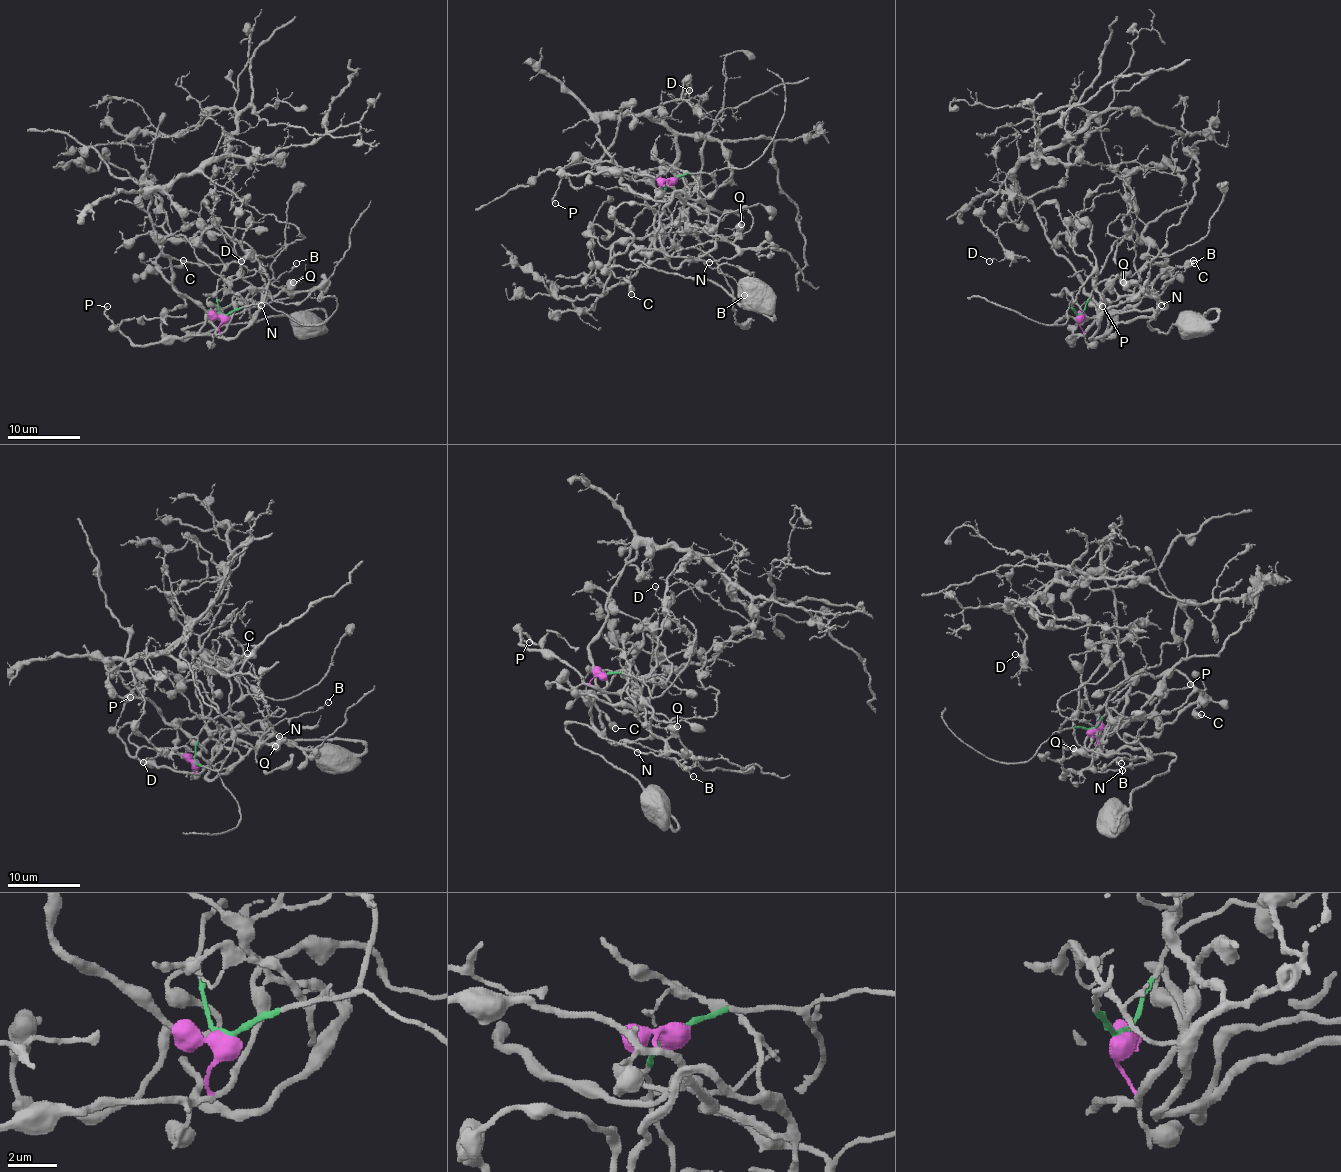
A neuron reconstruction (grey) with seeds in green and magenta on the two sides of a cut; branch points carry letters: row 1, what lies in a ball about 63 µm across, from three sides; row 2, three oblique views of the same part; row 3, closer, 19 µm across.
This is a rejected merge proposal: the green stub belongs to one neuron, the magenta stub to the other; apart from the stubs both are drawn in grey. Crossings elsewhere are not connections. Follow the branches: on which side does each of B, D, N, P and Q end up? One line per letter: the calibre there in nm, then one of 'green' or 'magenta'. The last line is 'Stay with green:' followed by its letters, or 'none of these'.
B: 80 nm thick; magenta
D: 90 nm thick; green
N: 190 nm thick; magenta
P: 170 nm thick; magenta
Q: 650 nm thick; magenta
Stay with green: D

